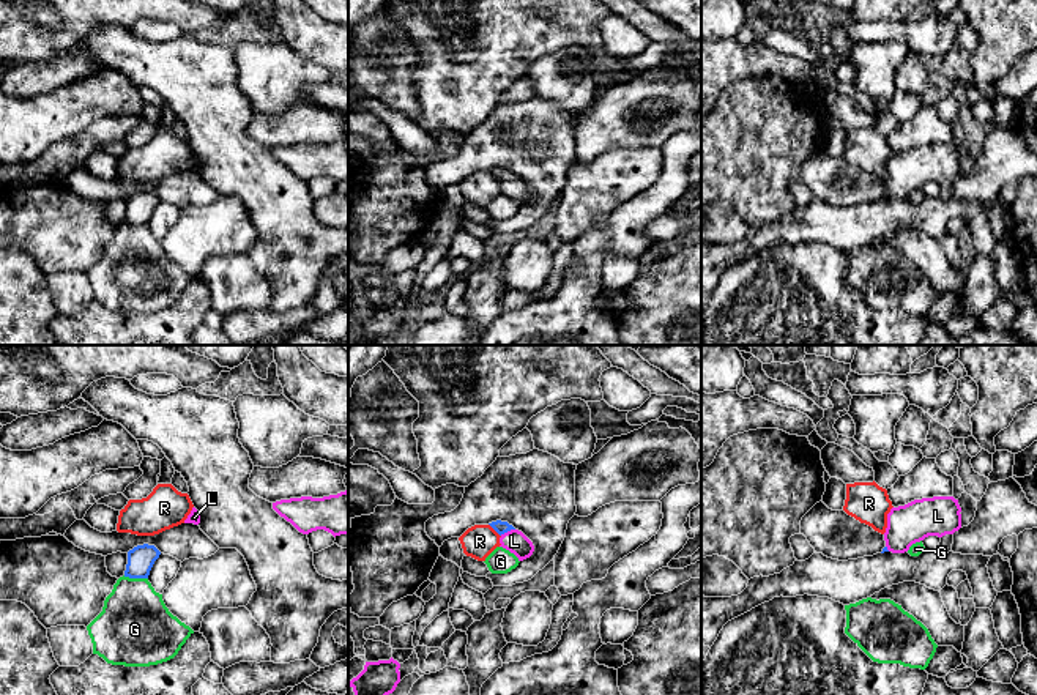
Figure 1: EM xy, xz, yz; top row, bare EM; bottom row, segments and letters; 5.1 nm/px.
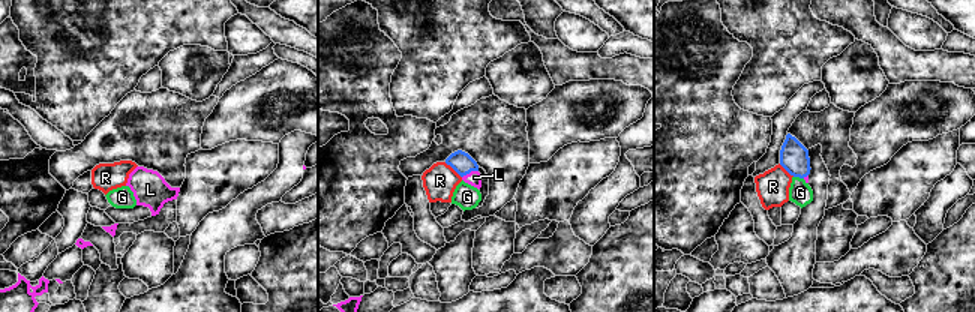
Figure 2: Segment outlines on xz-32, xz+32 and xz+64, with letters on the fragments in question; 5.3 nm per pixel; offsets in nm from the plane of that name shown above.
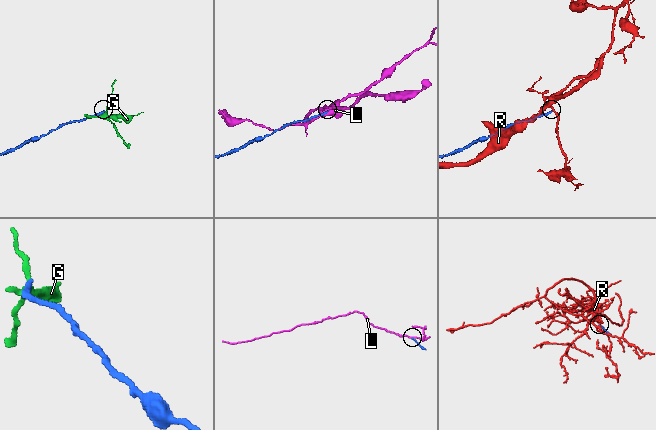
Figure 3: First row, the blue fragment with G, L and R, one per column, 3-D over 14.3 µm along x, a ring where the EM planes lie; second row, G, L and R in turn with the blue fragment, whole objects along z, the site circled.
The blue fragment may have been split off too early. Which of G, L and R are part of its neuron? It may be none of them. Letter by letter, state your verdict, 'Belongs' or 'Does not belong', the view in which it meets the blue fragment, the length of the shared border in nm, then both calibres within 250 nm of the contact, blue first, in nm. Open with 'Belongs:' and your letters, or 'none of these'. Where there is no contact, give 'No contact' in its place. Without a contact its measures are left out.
Belongs: L
G: Does not belong. Touches blue in xy. Shared border 130 nm. Thickness 140 nm (blue) against 380 nm
L: Belongs. Touches blue in xz. Shared border 90 nm. Thickness 70 nm (blue) against 120 nm
R: Does not belong. Touches blue in xz. Shared border 90 nm. Thickness 70 nm (blue) against 170 nm

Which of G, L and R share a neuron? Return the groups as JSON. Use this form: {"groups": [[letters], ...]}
{"groups": [["G"], ["L"], ["R"]]}

